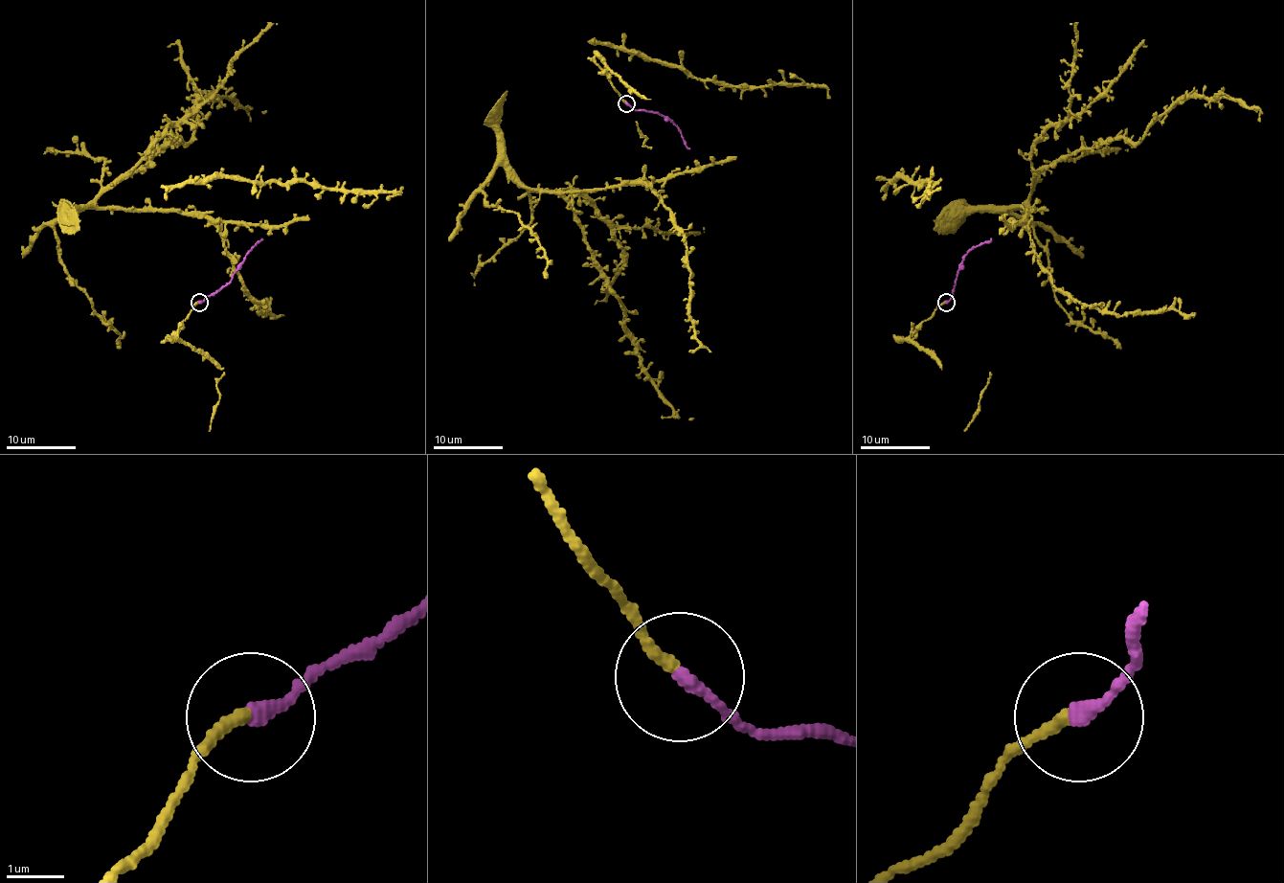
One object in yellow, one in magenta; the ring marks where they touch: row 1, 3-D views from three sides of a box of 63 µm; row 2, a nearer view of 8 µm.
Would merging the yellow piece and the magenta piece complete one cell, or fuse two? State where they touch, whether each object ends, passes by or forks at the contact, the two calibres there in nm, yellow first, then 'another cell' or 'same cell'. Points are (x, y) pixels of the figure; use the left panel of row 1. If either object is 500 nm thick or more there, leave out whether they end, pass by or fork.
(199, 302) | yellow ends | magenta ends | 200/240 nm | same cell

